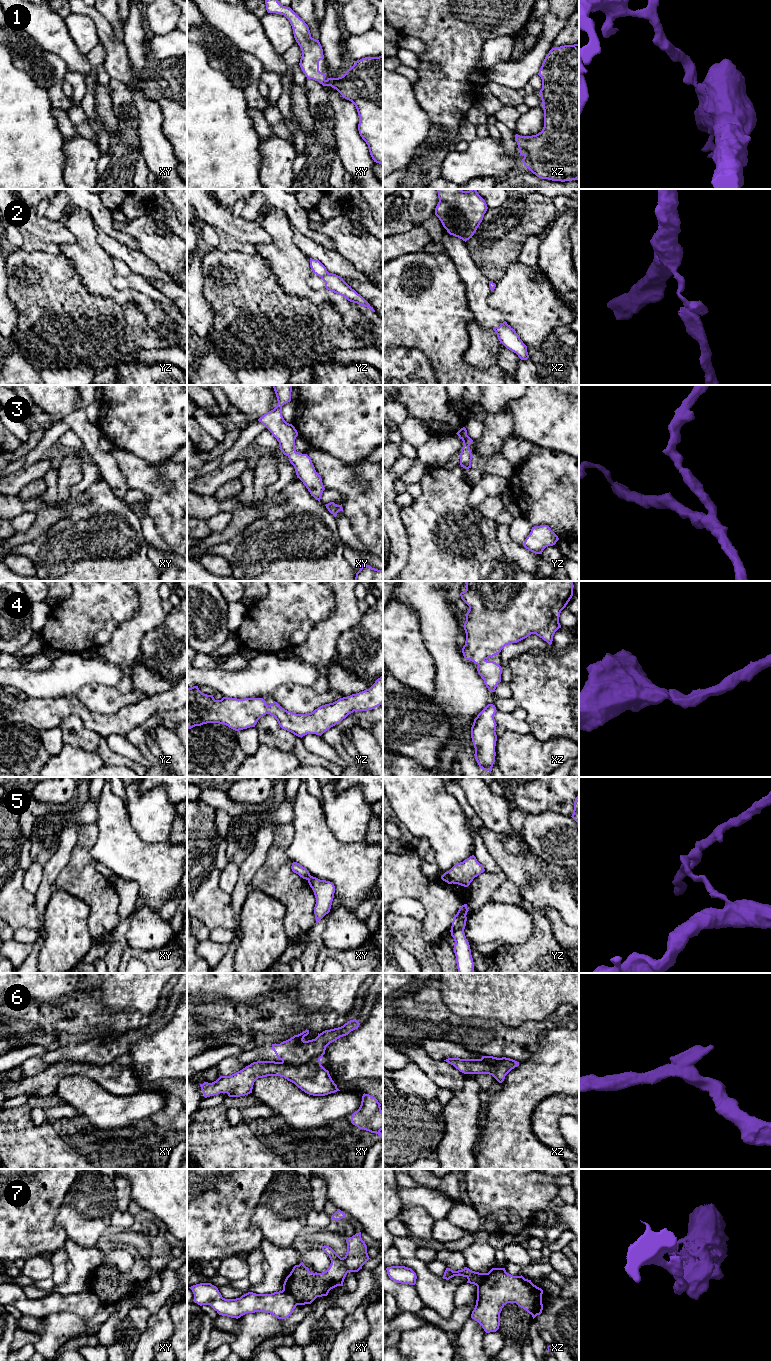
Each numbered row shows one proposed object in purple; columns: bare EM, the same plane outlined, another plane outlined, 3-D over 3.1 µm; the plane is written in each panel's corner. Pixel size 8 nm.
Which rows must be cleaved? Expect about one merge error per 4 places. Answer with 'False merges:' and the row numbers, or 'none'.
False merges: 2, 5, 6, 7

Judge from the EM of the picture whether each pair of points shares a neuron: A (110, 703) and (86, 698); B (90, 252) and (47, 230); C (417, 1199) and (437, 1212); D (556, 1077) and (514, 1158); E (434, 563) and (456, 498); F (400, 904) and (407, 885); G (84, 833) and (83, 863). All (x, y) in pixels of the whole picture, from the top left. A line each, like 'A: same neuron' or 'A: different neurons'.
A: same neuron
B: different neurons
C: same neuron
D: same neuron
E: same neuron
F: different neurons
G: same neuron

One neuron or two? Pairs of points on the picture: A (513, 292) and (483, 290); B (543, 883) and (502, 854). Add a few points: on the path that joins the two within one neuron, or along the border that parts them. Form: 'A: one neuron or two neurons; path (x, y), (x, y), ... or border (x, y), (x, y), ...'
A: two neurons; border (490, 291), (487, 303), (502, 312)
B: one neuron; path (533, 875), (512, 864)

